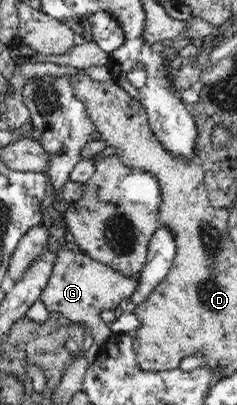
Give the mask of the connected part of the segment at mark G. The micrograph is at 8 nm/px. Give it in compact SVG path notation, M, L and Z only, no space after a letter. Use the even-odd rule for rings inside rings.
M64 245L58 249L54 271L48 285L42 288L39 299L45 303L50 313L60 312L70 321L87 325L93 334L94 343L104 345L112 331L100 318L100 313L104 309L122 309L125 300L136 292L138 285L138 276L125 277L122 273L110 269L108 265L94 261L81 251Z

